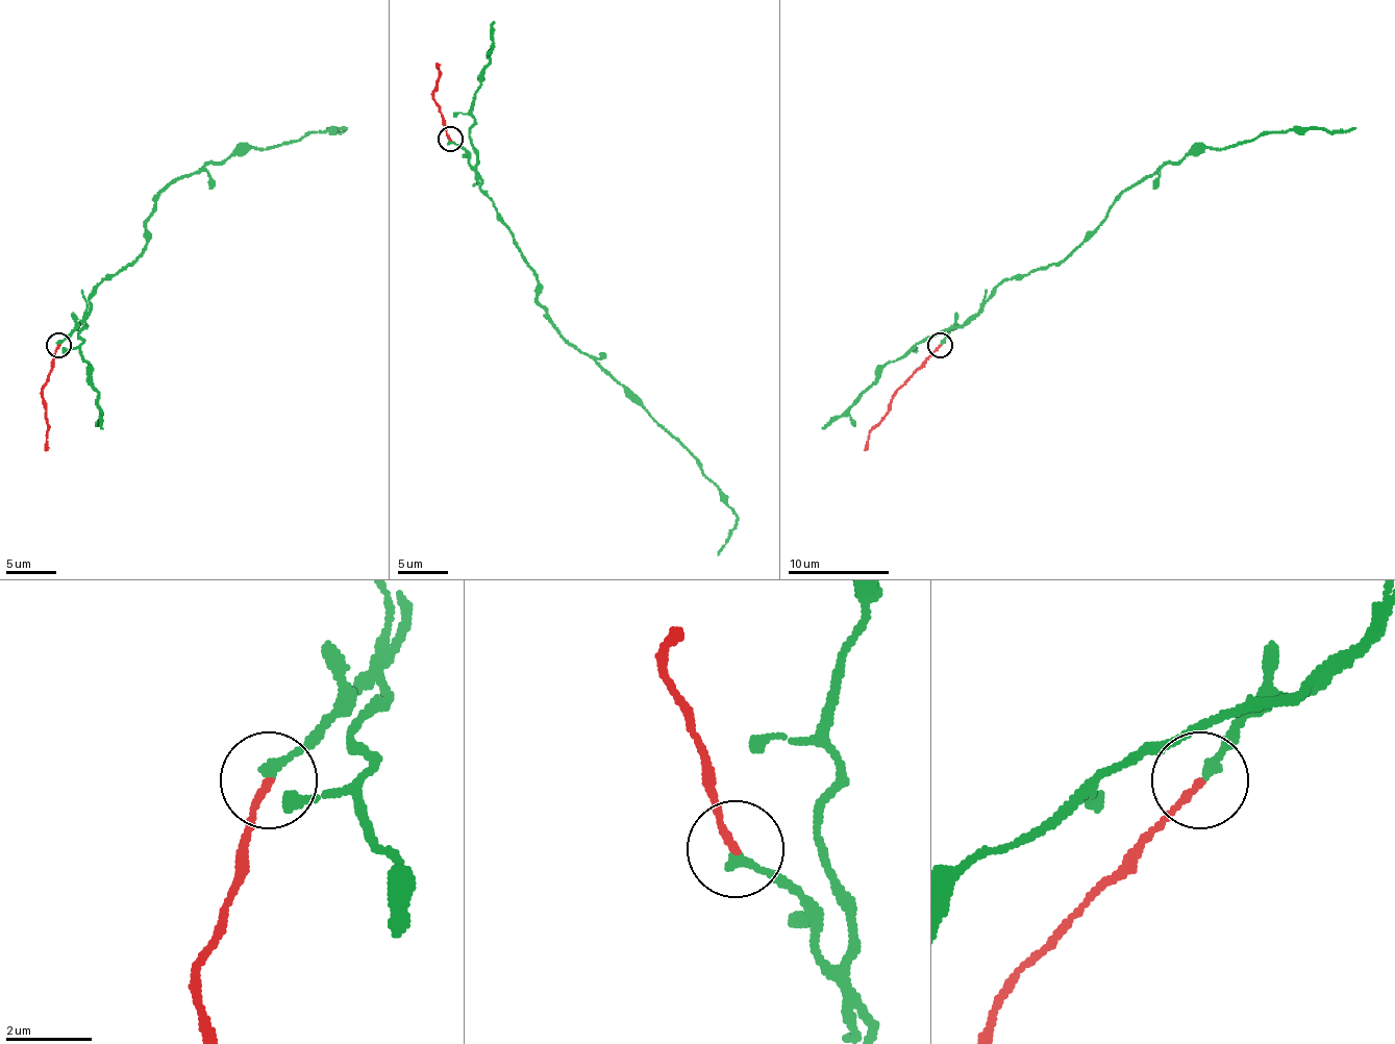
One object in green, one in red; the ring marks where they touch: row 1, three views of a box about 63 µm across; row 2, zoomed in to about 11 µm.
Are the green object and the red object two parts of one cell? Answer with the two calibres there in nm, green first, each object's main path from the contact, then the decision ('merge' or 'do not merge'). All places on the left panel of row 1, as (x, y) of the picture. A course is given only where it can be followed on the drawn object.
calibres 240 and 160 nm; course green (59, 344), (90, 309), (90, 294), (145, 248), (155, 198), (178, 177), (251, 147), (345, 129), (327, 127); course red (59, 344), (42, 390), (47, 430), (44, 450); do not merge

